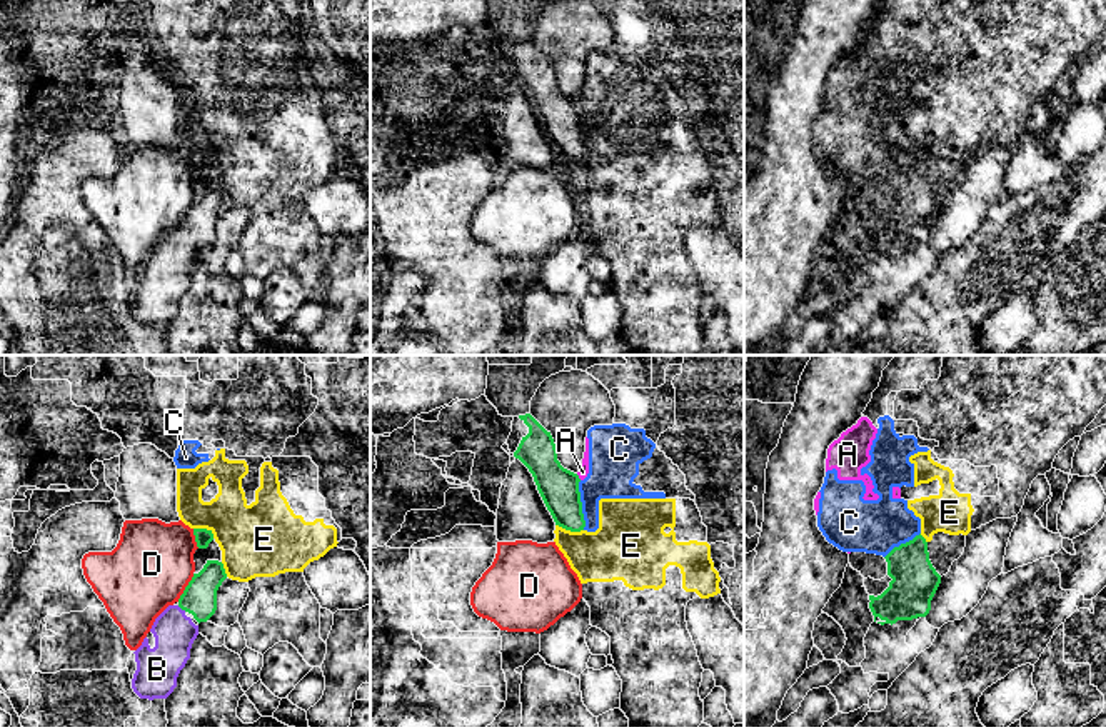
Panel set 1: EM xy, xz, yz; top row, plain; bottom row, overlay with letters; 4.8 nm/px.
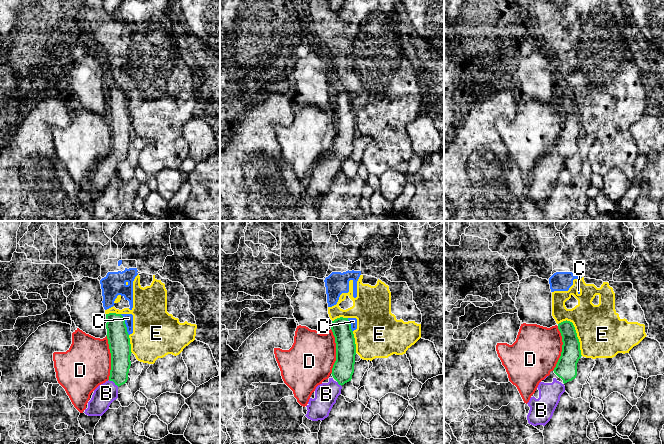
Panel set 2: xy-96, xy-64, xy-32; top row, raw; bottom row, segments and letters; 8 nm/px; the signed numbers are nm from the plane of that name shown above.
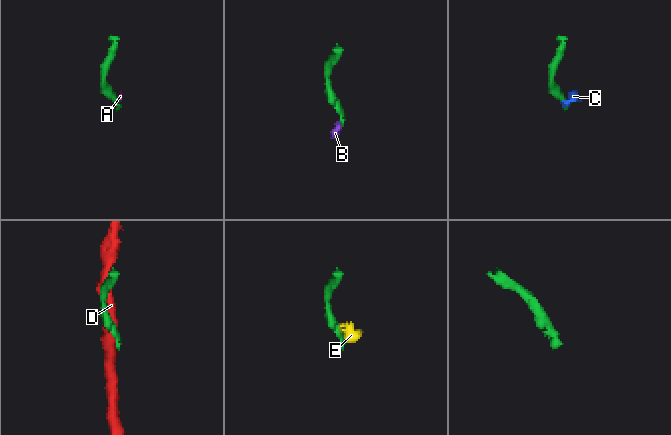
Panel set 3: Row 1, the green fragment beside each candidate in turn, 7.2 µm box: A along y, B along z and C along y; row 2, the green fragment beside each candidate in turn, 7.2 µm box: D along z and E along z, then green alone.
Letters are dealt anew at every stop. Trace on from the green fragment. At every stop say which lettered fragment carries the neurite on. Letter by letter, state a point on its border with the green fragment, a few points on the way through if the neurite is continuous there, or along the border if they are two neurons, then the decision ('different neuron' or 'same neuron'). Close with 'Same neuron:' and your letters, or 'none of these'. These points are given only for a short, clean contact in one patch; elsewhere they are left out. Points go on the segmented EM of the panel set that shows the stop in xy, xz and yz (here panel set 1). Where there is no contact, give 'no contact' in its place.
A: contact xz (578, 477); border xz (576, 474), (581, 479); different neuron
B: contact xy (182, 609); way xy (199, 597), (182, 609), (174, 617), (174, 632); same neuron
C: contact xz (581, 506); different neuron
D: contact xy (186, 587); different neuron
E: contact xz (569, 529); border xz (556, 524), (571, 531), (583, 531); different neuron
Same neuron: B

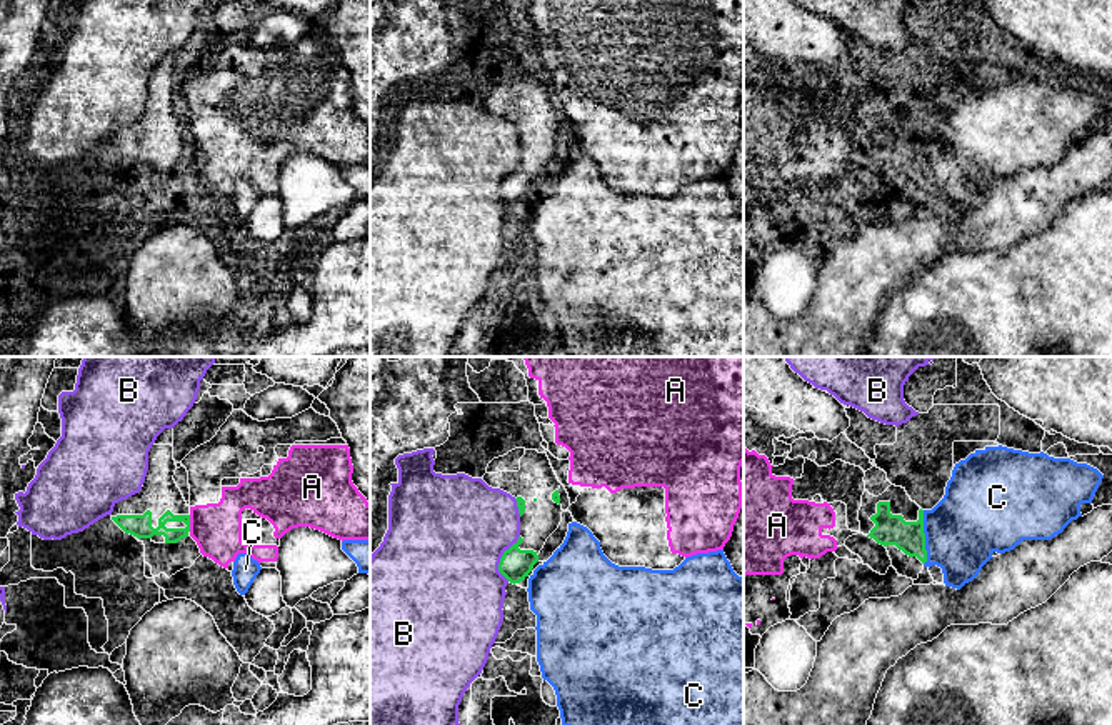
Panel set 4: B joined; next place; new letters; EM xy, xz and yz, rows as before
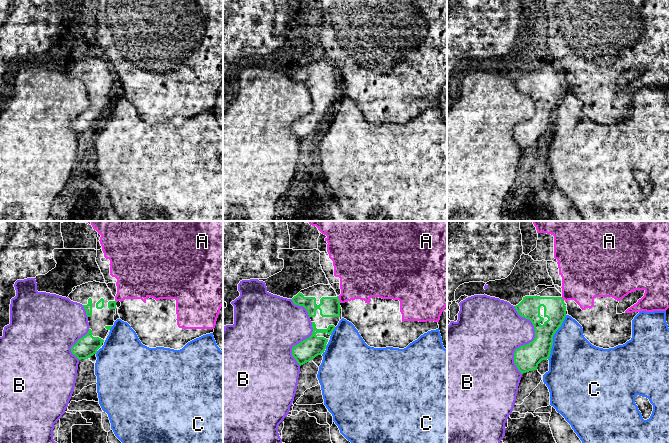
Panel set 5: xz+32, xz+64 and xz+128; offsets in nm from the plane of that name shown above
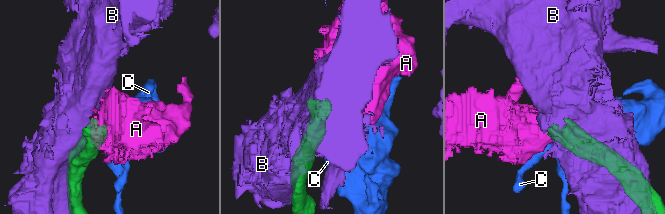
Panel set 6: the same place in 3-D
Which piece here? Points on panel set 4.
A: contact xy (189, 524); border xy (189, 515), (190, 530); different neuron
B: contact xz (500, 559); different neuron
C: contact yz (924, 537); border yz (922, 510), (924, 564); different neuron
Same neuron: none of these

